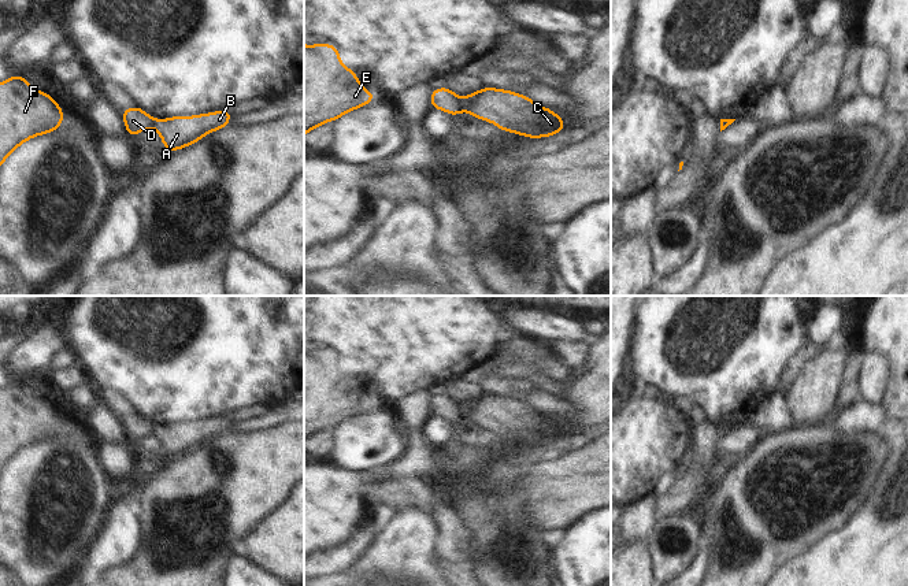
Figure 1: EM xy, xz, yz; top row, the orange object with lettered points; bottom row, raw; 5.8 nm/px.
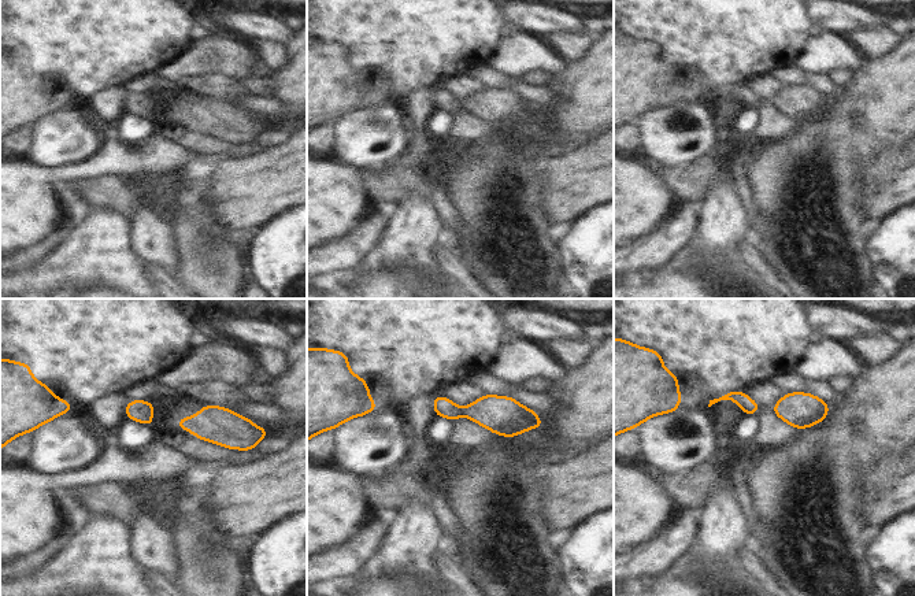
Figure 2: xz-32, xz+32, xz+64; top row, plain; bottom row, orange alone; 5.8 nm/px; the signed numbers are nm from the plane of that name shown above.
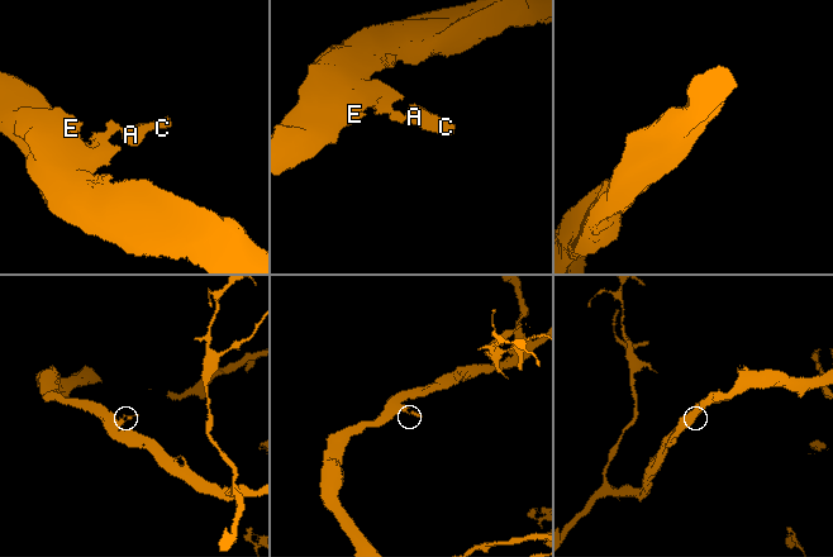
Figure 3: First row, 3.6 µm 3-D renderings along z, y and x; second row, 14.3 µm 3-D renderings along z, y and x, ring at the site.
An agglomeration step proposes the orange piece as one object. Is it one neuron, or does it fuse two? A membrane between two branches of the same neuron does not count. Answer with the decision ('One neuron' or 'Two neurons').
Two neurons.

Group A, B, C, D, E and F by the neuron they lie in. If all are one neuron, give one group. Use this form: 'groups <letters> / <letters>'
groups A B C / D E F

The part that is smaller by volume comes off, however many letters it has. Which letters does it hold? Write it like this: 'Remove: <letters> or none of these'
Remove: A, B, C

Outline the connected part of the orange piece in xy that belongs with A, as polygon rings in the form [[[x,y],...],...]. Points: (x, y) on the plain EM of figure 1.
[[[227,415],[193,423],[171,423],[155,426],[153,435],[162,444],[162,450],[167,459],[174,459],[196,450],[215,437],[227,434],[233,423]]]

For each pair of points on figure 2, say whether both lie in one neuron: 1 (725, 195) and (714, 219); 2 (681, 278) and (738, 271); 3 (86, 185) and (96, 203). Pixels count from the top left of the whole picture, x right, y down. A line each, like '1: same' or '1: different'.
1: same
2: same
3: same

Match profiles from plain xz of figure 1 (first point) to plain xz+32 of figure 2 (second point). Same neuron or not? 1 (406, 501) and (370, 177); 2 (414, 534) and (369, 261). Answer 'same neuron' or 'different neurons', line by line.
1: same neuron
2: same neuron

